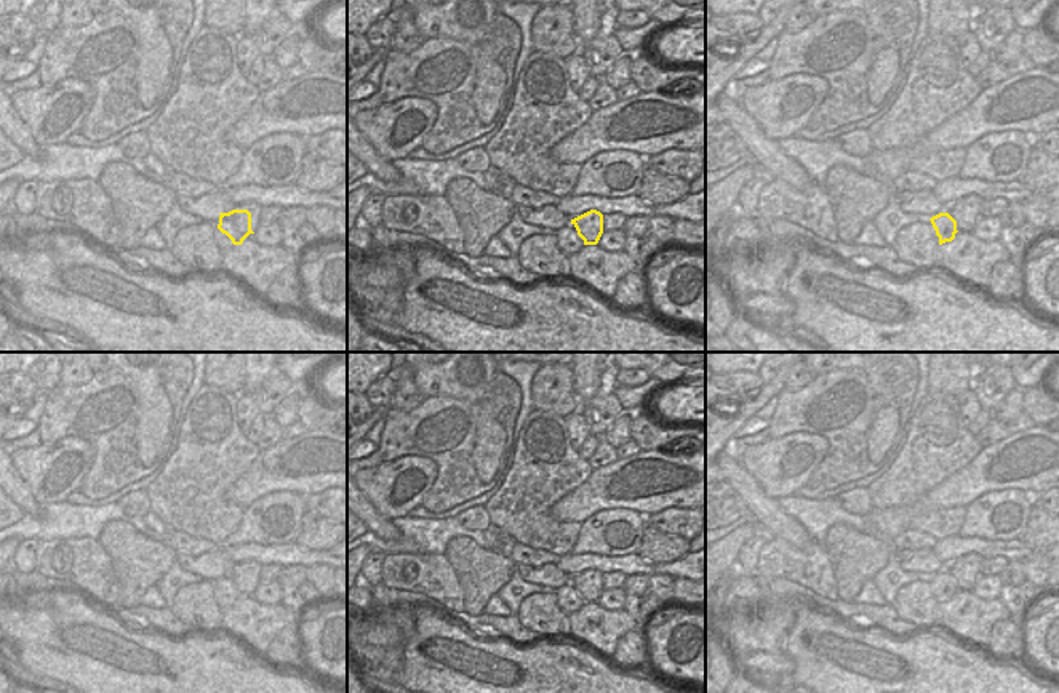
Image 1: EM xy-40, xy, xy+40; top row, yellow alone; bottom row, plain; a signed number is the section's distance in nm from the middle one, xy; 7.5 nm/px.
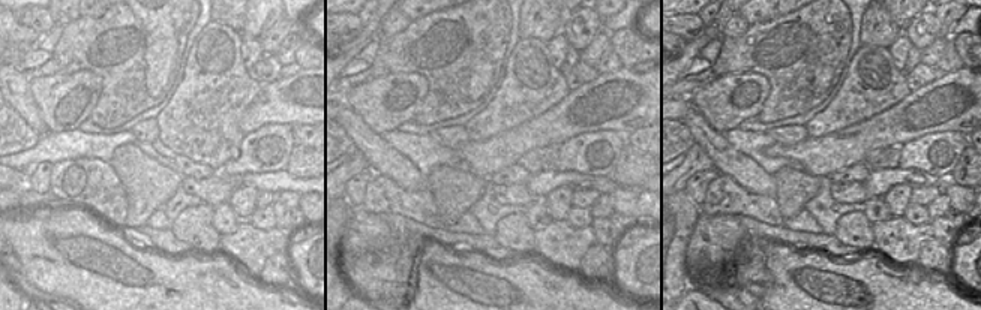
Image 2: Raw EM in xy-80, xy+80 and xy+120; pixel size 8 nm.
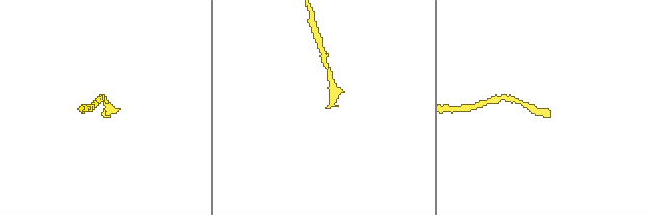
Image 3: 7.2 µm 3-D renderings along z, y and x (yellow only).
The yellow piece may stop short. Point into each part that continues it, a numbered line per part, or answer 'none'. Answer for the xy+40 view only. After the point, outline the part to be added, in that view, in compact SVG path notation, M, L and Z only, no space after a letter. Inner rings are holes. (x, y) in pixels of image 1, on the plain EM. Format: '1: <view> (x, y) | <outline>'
none

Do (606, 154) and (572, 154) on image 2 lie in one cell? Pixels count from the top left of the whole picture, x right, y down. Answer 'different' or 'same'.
same

